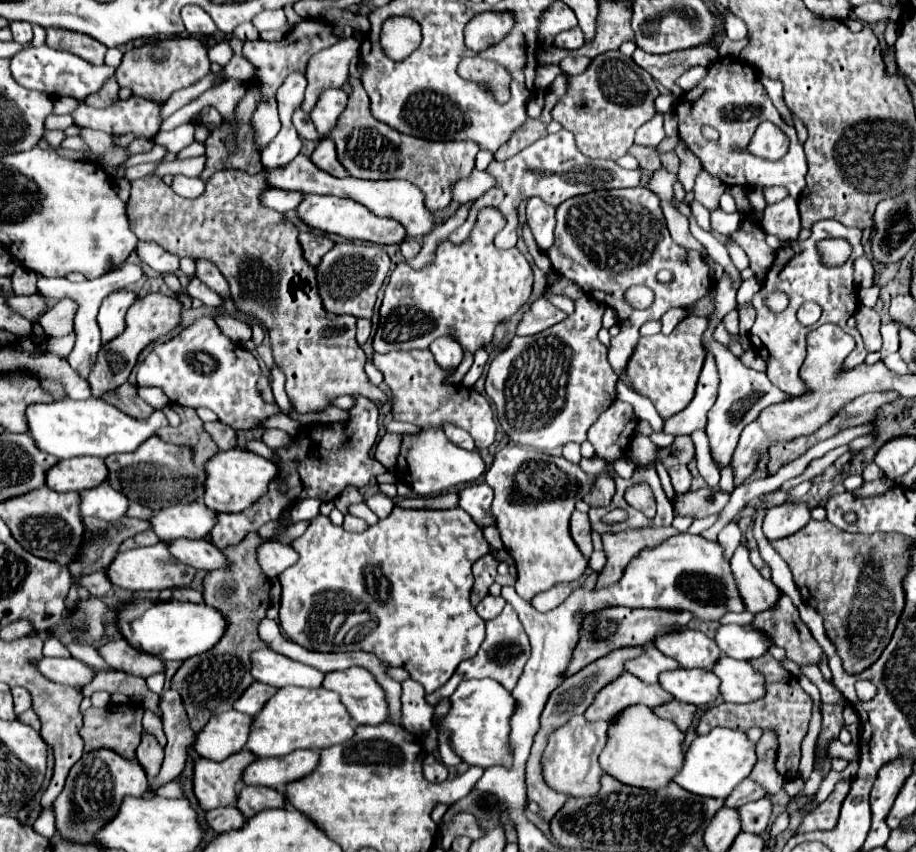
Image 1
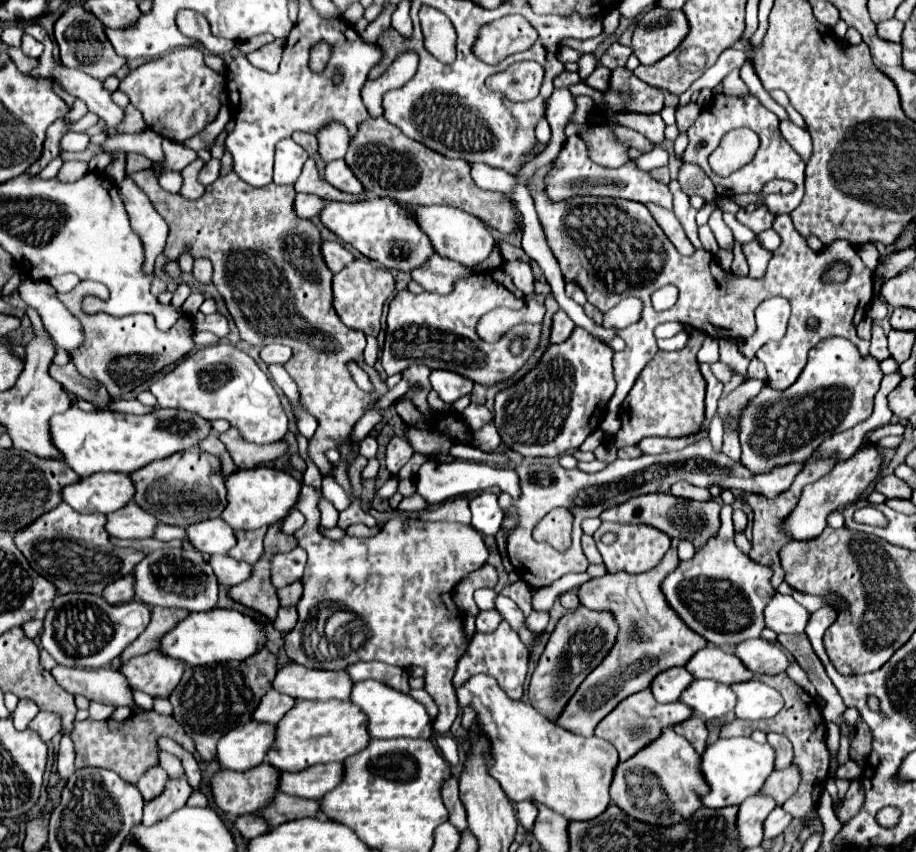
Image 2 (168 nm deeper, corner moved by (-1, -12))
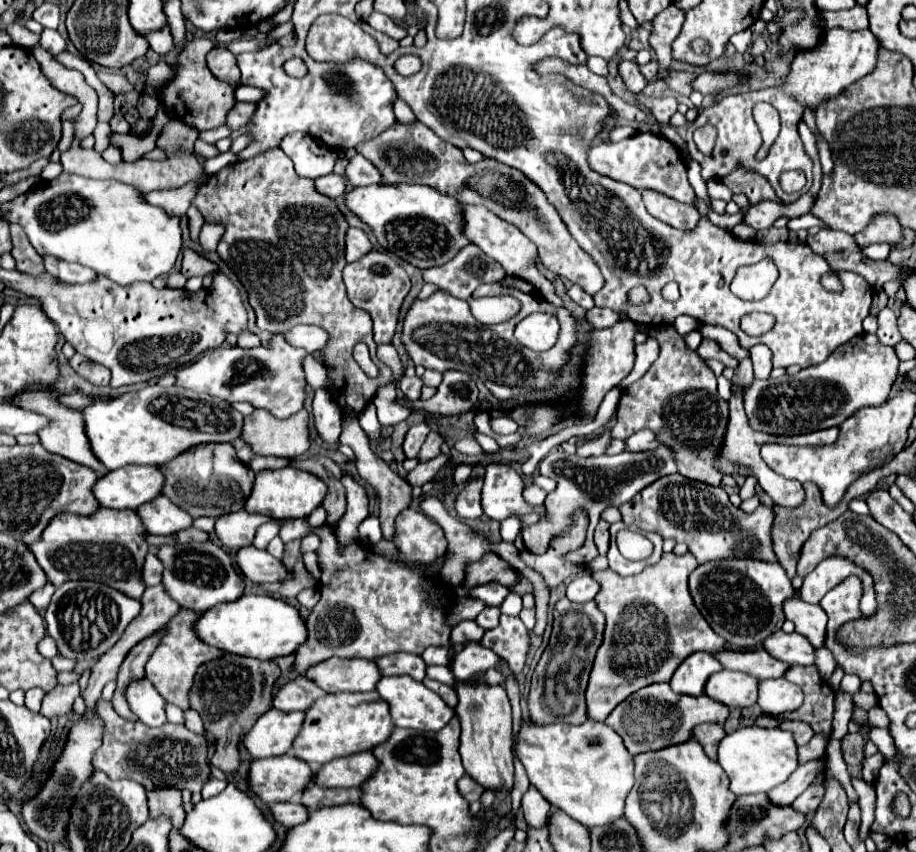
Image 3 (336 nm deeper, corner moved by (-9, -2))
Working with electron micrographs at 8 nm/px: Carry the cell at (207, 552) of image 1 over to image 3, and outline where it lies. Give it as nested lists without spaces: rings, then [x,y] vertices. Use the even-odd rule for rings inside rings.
[[[254,545],[242,547],[238,551],[236,565],[242,571],[242,575],[254,583],[272,583],[288,577],[288,571],[284,571],[280,559],[272,557],[268,551],[256,549]]]

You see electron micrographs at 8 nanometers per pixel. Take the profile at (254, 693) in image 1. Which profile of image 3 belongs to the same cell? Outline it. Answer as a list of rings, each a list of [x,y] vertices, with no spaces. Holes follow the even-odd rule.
[[[294,677],[276,693],[274,707],[280,711],[306,711],[320,695],[326,695],[320,687],[304,677]]]

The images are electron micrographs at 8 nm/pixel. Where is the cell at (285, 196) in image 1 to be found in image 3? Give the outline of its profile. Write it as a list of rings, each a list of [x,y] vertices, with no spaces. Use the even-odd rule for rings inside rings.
[[[330,173],[330,175],[318,177],[314,181],[314,187],[316,187],[318,193],[322,193],[322,195],[326,195],[330,199],[336,199],[336,197],[340,197],[346,191],[346,179],[340,177],[340,175]]]

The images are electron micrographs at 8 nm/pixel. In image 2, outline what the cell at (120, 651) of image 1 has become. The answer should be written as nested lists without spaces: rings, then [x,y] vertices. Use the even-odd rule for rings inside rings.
[[[152,651],[122,663],[120,671],[126,675],[134,689],[144,691],[150,697],[168,699],[172,689],[180,683],[184,667],[184,661],[176,661],[162,651]]]

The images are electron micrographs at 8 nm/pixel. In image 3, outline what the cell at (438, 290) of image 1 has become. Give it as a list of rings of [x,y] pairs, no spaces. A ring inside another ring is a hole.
[[[496,281],[496,283],[484,283],[472,293],[472,297],[492,297],[492,295],[514,295],[522,305],[520,313],[516,313],[506,323],[484,325],[472,317],[468,301],[456,299],[446,291],[438,289],[428,299],[414,299],[410,309],[406,311],[402,327],[402,345],[406,349],[406,355],[416,365],[422,365],[426,369],[430,367],[440,373],[448,369],[466,371],[474,379],[482,379],[484,385],[492,391],[492,395],[498,399],[518,399],[524,397],[530,389],[550,387],[550,381],[556,377],[558,369],[568,361],[568,351],[576,343],[574,337],[576,321],[564,307],[554,307],[546,299],[542,299],[536,287],[532,287],[528,281],[524,281],[524,289],[520,291],[506,287],[502,281]],[[536,311],[554,313],[560,321],[558,341],[552,349],[544,353],[534,353],[526,347],[522,349],[522,345],[512,335],[516,323]]]

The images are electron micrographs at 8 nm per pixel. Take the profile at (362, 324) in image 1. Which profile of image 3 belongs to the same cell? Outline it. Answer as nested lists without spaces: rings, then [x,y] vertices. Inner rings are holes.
[[[380,343],[376,349],[376,355],[382,363],[386,363],[388,367],[392,367],[394,373],[400,373],[400,357],[396,353],[396,349],[390,343]]]

